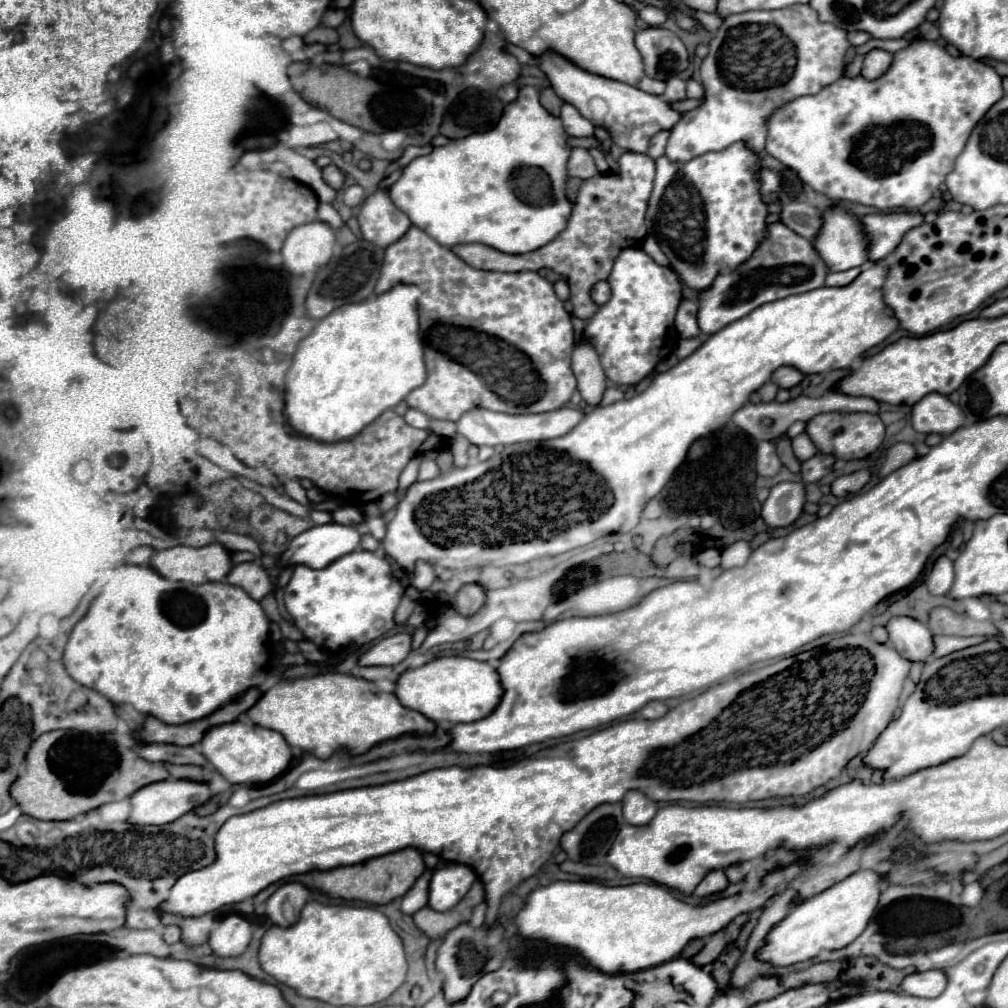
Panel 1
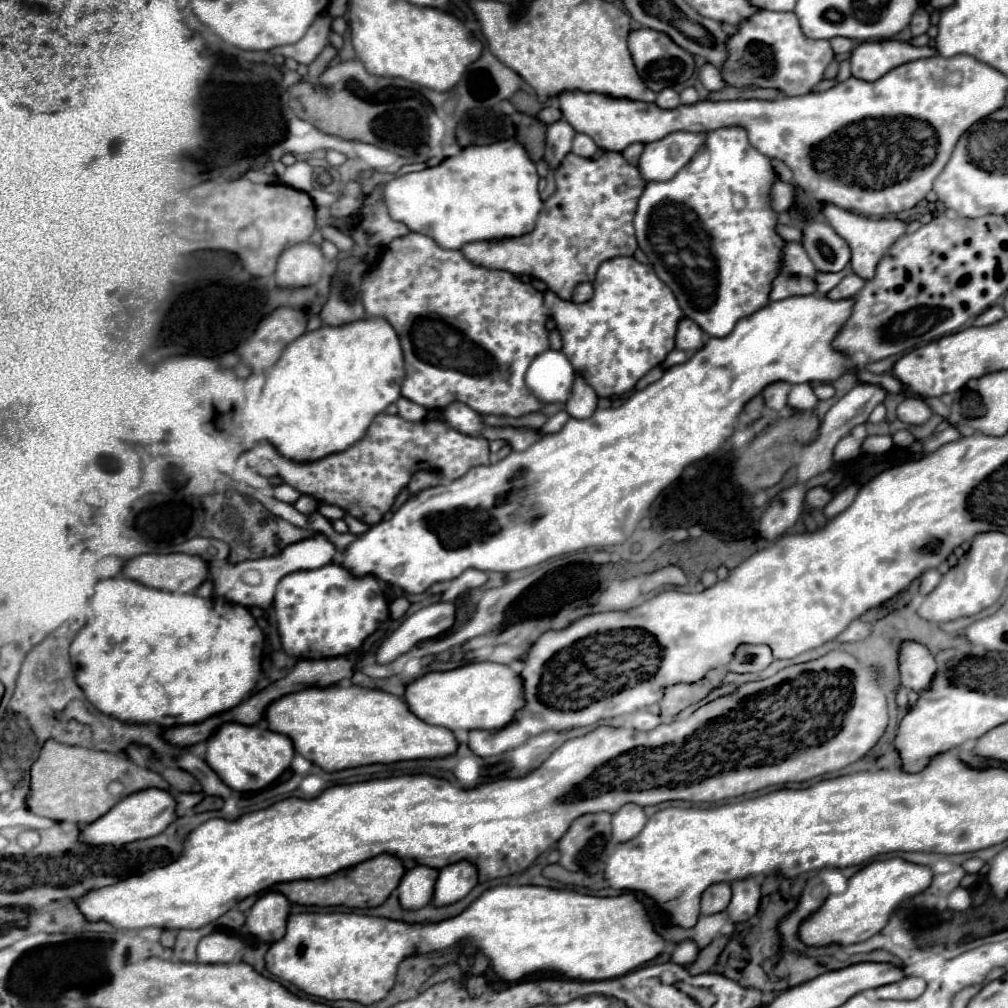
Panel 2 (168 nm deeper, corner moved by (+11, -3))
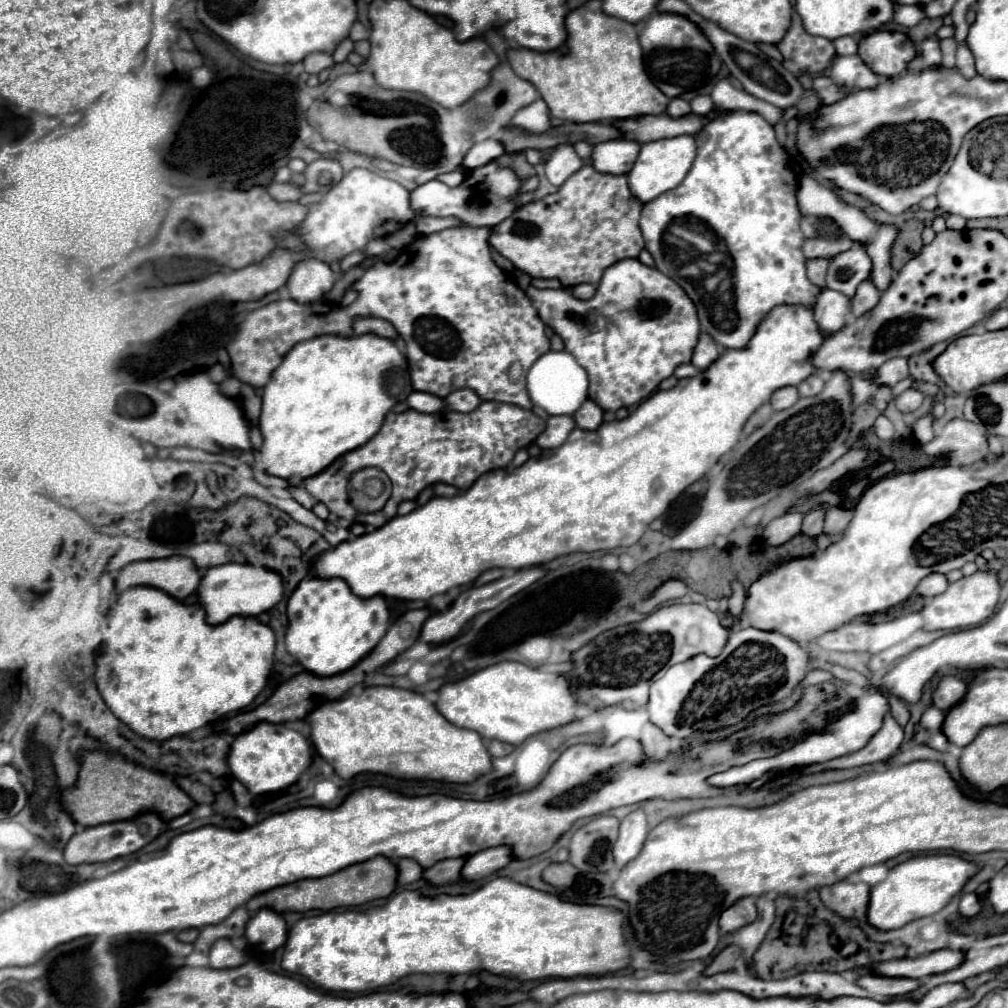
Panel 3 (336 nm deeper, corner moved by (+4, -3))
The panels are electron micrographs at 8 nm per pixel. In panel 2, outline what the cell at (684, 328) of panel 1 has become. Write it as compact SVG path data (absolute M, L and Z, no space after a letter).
M682 319L678 325L678 333L676 333L676 349L680 351L698 351L704 347L702 341L702 329L688 319Z

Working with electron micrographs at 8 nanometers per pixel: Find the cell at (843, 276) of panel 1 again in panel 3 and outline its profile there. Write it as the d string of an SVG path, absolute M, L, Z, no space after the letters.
M863 281L863 285L859 285L859 289L855 291L855 297L851 299L851 313L855 317L861 317L863 313L877 305L879 295L881 295L879 289L871 281Z

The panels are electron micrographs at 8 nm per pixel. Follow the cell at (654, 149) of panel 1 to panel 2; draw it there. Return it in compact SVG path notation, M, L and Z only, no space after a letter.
M634 143L634 145L628 145L624 151L622 151L622 157L630 163L630 165L638 165L638 159L640 159L640 153L642 153L644 145L642 143Z

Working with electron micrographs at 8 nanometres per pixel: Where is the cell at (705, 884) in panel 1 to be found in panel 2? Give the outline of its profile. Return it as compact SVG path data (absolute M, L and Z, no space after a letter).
M728 883L712 885L702 895L702 915L714 915L726 911L730 899L732 899L732 887Z

